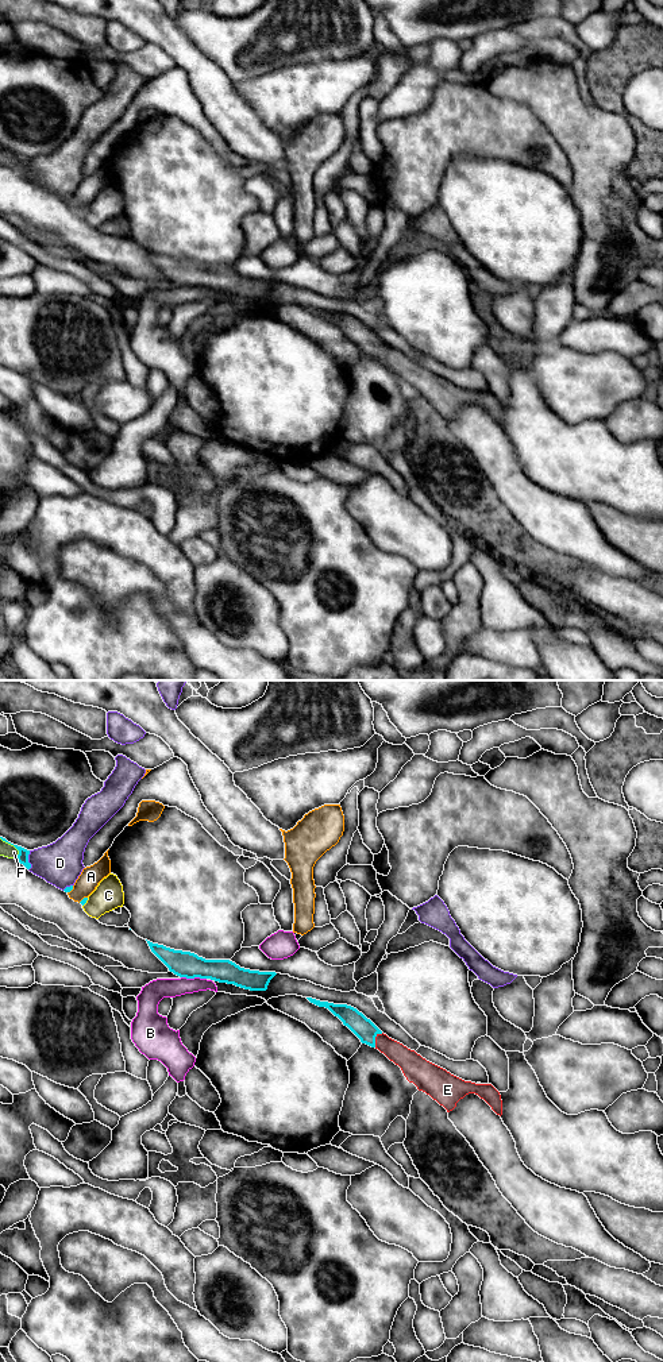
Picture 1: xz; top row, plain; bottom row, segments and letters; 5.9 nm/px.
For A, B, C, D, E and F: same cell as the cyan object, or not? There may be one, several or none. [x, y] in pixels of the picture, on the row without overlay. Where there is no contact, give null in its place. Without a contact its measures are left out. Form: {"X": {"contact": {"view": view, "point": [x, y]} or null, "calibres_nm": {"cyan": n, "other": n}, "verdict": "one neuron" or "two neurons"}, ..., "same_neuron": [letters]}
{"A": {"contact": {"view": "xz", "point": [70, 199]}, "calibres_nm": {"cyan": 30, "other": 120}, "verdict": "two neurons"}, "B": {"contact": {"view": "xz", "point": [193, 286]}, "calibres_nm": {"cyan": 160, "other": 120}, "verdict": "two neurons"}, "C": {"contact": {"view": "xz", "point": [85, 211]}, "calibres_nm": {"cyan": 40, "other": 180}, "verdict": "two neurons"}, "D": {"contact": {"view": "xz", "point": [27, 169]}, "calibres_nm": {"cyan": 70, "other": 260}, "verdict": "two neurons"}, "E": {"contact": {"view": "xz", "point": [374, 347]}, "calibres_nm": {"cyan": 120, "other": 140}, "verdict": "one neuron"}, "F": {"contact": {"view": "xz", "point": [14, 154]}, "calibres_nm": {"cyan": 70, "other": 80}, "verdict": "two neurons"}, "same_neuron": ["E"]}

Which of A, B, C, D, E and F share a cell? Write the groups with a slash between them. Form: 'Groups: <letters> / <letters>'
Groups: A / B / C / D / E / F

